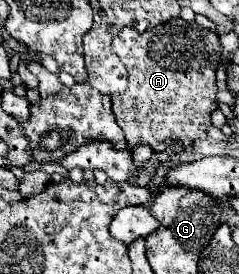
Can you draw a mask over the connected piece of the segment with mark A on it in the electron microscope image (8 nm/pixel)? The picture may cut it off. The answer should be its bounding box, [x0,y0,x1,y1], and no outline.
[112,17,222,151]

